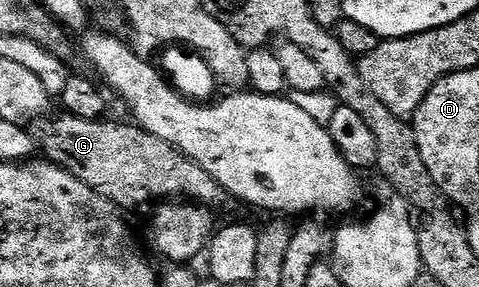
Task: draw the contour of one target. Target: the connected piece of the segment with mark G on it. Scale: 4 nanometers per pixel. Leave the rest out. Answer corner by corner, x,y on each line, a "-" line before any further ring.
45,114
31,121
30,131
37,149
51,163
86,182
90,190
121,210
140,208
151,200
167,202
177,198
217,210
226,201
223,186
213,176
206,174
198,162
135,122
115,124
111,118
83,120
67,114
52,115

